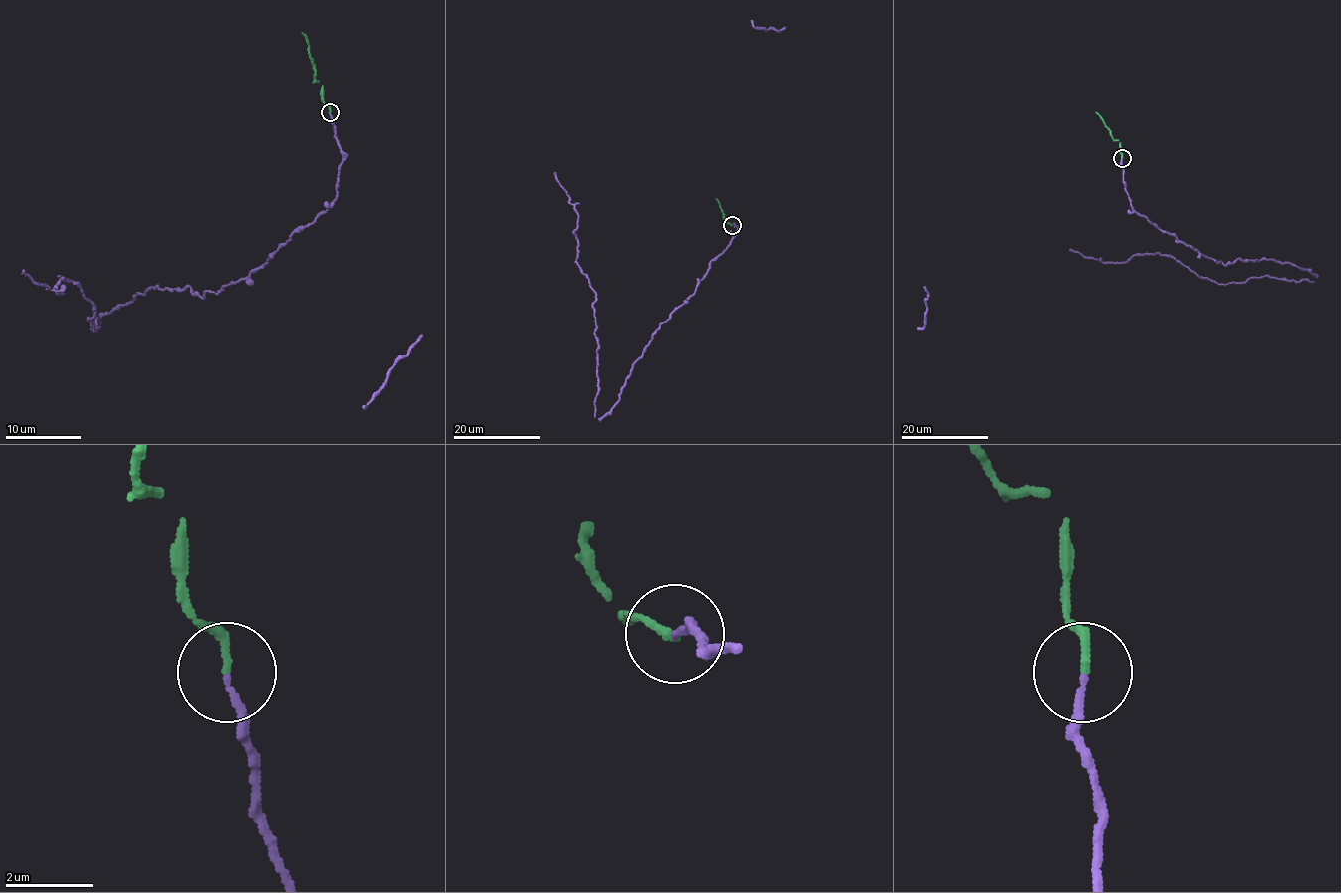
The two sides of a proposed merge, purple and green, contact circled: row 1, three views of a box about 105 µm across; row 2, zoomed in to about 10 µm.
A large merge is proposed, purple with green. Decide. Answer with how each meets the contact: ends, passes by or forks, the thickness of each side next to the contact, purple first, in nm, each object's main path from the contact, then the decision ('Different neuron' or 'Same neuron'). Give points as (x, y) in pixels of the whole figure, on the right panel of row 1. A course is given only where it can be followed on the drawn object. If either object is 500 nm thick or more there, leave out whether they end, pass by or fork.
At the ring purple ends. At the ring green ends. Thickness 140 nm (purple) against 200 nm. Course of purple: (1122, 158), (1131, 206), (1159, 229), (1218, 263), (1275, 260), (1314, 281), (1222, 285), (1170, 255), (1069, 250). Course of green: (1122, 158), (1119, 141), (1112, 137), (1111, 131), (1096, 112). Same neuron

